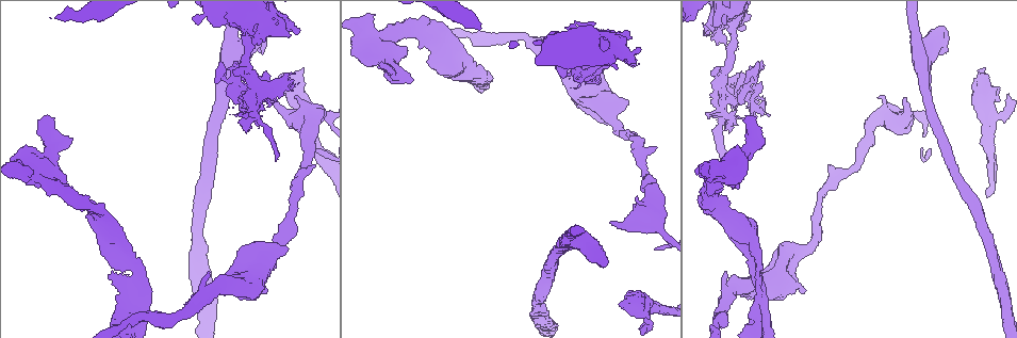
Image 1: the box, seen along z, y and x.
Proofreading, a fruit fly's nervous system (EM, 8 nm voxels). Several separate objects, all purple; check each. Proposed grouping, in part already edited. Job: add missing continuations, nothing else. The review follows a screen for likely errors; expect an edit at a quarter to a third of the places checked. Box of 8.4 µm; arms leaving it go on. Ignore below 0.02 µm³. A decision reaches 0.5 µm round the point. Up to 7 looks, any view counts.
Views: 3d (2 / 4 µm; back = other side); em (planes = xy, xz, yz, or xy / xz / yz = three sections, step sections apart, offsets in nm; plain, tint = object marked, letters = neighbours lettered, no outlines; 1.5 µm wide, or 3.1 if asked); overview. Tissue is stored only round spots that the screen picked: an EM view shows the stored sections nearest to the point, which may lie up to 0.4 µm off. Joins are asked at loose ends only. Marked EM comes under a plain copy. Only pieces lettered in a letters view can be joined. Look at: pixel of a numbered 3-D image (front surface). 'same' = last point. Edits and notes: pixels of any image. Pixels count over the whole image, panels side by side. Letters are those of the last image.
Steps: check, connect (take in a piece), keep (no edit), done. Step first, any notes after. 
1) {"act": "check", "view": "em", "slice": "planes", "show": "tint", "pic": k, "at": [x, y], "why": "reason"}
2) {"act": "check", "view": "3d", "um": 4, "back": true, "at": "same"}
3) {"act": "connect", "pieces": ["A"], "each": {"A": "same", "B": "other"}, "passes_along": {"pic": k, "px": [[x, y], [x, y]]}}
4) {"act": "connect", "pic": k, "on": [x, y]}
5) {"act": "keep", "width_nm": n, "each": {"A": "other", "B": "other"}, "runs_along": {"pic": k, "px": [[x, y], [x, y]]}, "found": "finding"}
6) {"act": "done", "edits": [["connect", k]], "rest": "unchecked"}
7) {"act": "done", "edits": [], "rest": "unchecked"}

{"act": "check", "view": "3d", "um": 4, "back": true, "pic": 1, "at": [380, 62], "why": "branch stops here"}

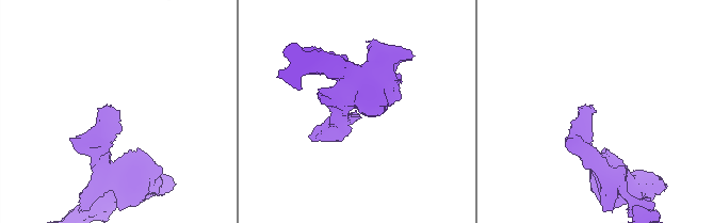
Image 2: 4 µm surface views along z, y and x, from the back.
{"act": "check", "view": "em", "slice": "planes", "show": "letters", "pic": 2, "at": [119, 111], "why": "need the tissue"}

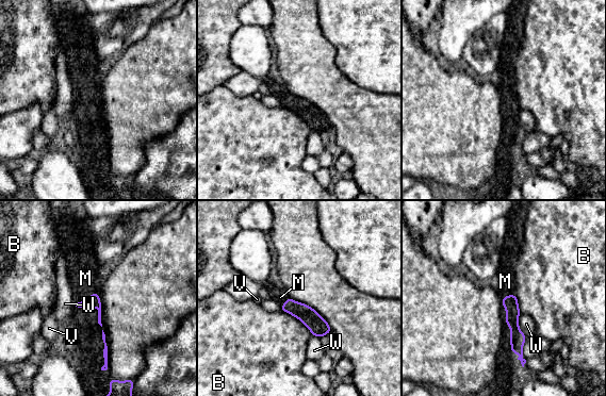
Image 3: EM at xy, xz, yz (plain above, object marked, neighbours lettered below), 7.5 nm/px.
{"act": "connect", "pieces": ["M"], "each": {"B": "other", "M": "same", "V": "other", "W": "other"}, "found": "the cell continues"}

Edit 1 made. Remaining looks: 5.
{"act": "check", "view": "overview"}

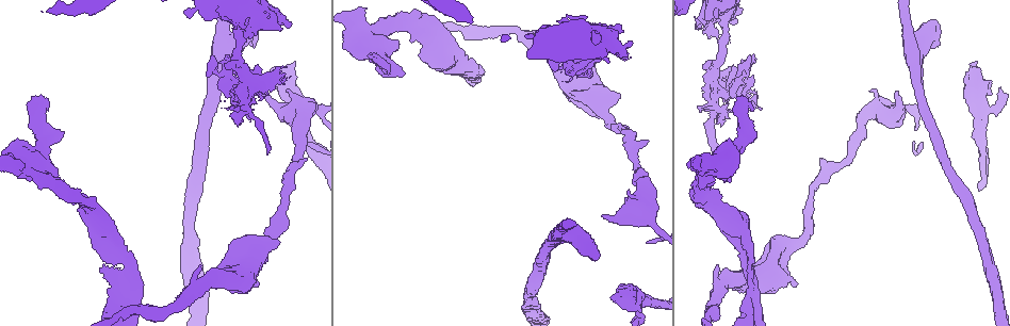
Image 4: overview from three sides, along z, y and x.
{"act": "check", "view": "3d", "um": 4, "pic": 4, "at": [567, 74], "why": "branch stops here"}

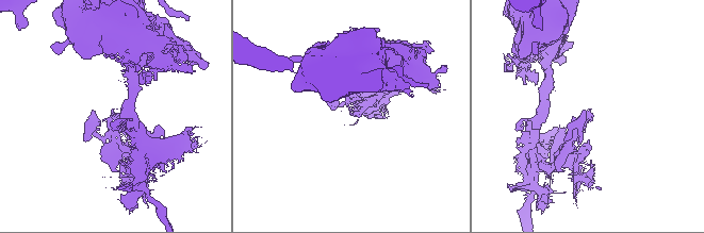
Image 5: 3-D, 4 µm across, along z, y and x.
{"act": "check", "view": "em", "slice": "planes", "show": "letters", "pic": 5, "at": [114, 109], "why": "need the tissue"}

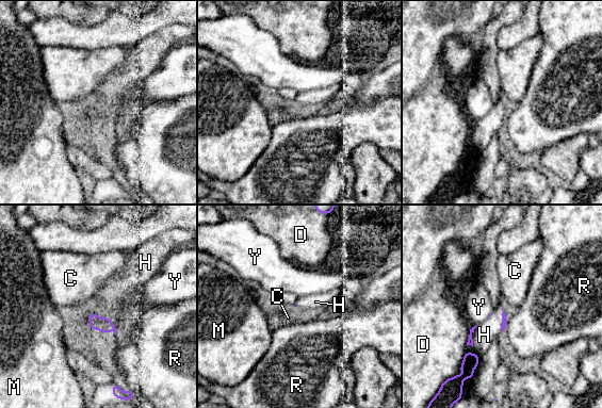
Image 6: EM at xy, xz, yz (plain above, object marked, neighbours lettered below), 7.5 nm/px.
{"act": "keep", "each": {"C": "other", "D": "other", "H": "other", "M": "other", "R": "other", "Y": "other"}, "border": {"pic": 6, "px": [[501, 308], [502, 331]]}, "found": "none of them fits"}

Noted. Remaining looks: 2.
{"act": "check", "view": "em", "slice": "planes", "show": "tint", "pic": 4, "at": [895, 93], "why": "branch stops here"}

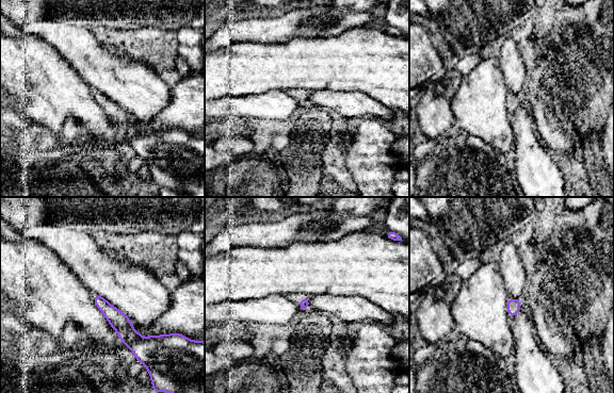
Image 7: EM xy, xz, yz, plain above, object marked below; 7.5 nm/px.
{"act": "check", "view": "em", "slice": "planes", "show": "letters", "at": "same", "why": "what lies round it"}

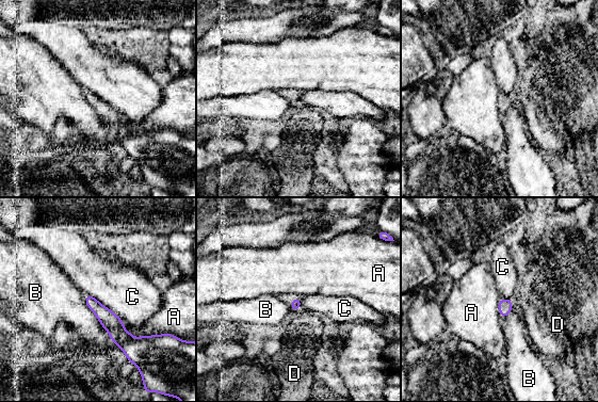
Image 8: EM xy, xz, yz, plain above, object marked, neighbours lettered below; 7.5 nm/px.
{"act": "keep", "each": {"A": "other", "B": "other", "C": "other", "D": "other"}, "runs_along": {"pic": 8, "px": [[87, 301], [130, 342], [136, 342]]}, "found": "no lettered piece goes on from it"}

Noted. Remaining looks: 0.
{"act": "done", "edits": [["connect", 3]], "rest": "unchecked"}

